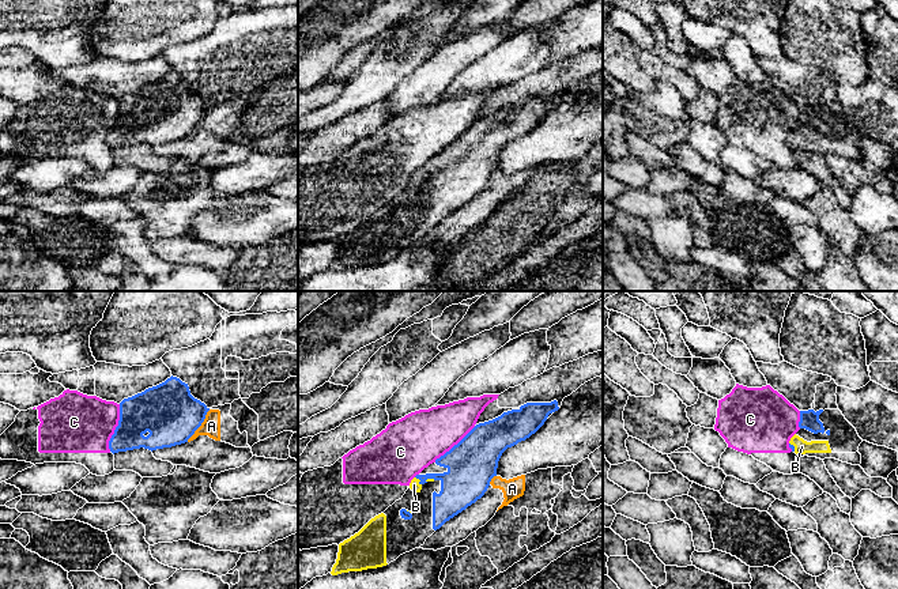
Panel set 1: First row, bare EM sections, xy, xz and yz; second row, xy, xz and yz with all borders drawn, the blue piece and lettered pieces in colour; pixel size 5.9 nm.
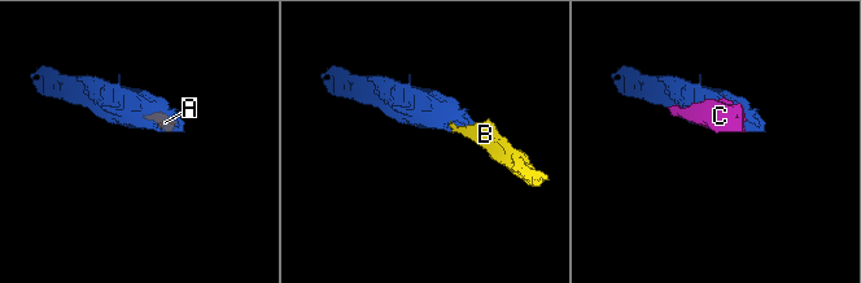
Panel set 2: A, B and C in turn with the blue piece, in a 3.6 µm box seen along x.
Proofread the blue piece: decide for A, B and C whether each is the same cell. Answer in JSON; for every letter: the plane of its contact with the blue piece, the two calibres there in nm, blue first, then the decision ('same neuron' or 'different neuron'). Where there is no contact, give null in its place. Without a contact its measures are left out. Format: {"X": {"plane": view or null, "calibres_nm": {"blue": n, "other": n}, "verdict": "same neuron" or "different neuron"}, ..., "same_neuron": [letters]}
{"A": {"plane": "xy", "calibres_nm": {"blue": 340, "other": 110}, "verdict": "different neuron"}, "B": {"plane": "xz", "calibres_nm": {"blue": 240, "other": 60}, "verdict": "same neuron"}, "C": {"plane": "xy", "calibres_nm": {"blue": 260, "other": 360}, "verdict": "different neuron"}, "same_neuron": ["B"]}

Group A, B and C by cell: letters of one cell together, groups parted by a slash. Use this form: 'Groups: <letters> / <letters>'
Groups: A / B / C

